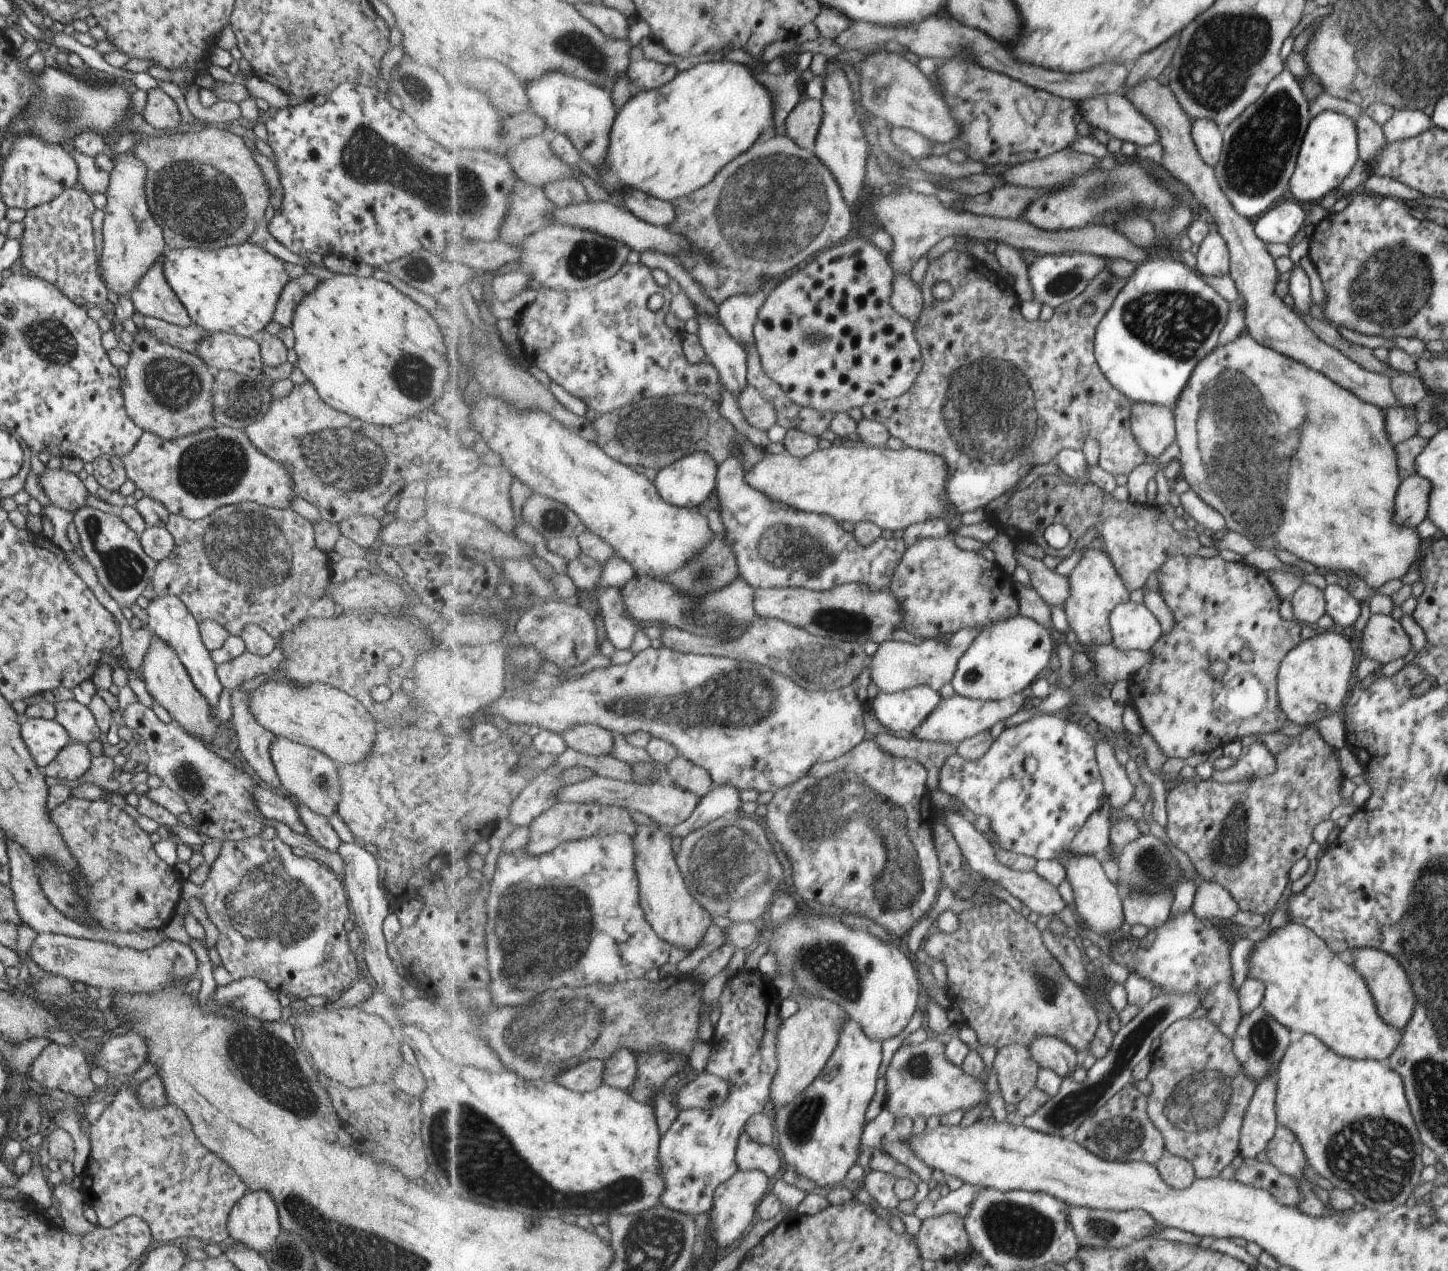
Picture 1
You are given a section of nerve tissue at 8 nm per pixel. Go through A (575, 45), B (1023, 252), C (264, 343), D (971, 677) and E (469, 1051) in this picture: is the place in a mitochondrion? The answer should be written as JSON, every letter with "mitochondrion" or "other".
{"A":"mitochondrion","B":"other","C":"other","D":"mitochondrion","E":"other"}

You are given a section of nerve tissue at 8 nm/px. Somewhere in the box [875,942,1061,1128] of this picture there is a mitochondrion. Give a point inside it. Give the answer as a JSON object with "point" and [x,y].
{"point":[920,1065]}

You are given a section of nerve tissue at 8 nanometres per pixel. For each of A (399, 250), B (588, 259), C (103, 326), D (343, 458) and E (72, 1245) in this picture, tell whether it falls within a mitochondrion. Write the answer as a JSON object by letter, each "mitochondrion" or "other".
{"A":"other","B":"mitochondrion","C":"other","D":"mitochondrion","E":"other"}

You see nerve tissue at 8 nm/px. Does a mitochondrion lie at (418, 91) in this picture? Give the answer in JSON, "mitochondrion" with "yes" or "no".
{"mitochondrion":"yes"}

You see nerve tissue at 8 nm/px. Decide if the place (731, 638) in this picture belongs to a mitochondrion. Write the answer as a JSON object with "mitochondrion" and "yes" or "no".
{"mitochondrion":"yes"}

